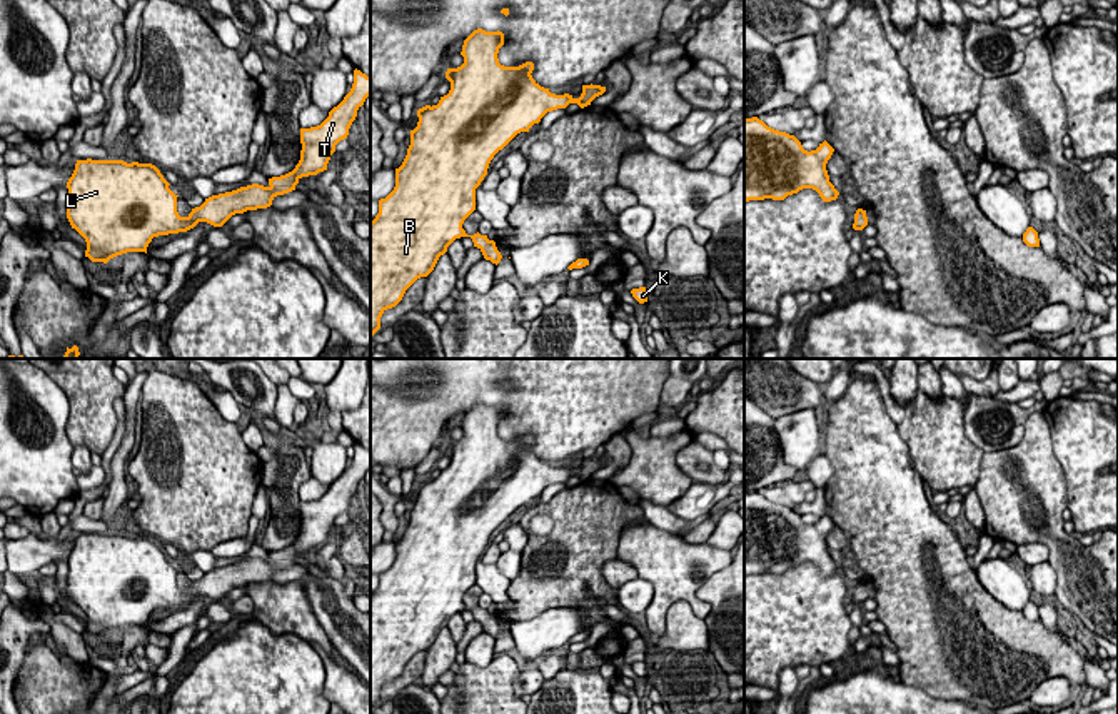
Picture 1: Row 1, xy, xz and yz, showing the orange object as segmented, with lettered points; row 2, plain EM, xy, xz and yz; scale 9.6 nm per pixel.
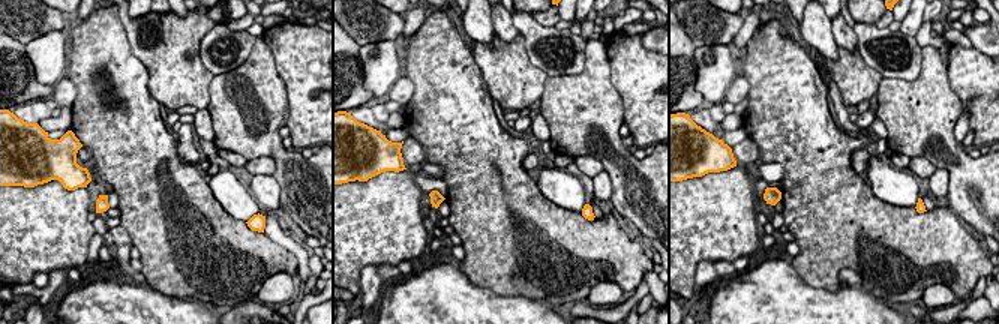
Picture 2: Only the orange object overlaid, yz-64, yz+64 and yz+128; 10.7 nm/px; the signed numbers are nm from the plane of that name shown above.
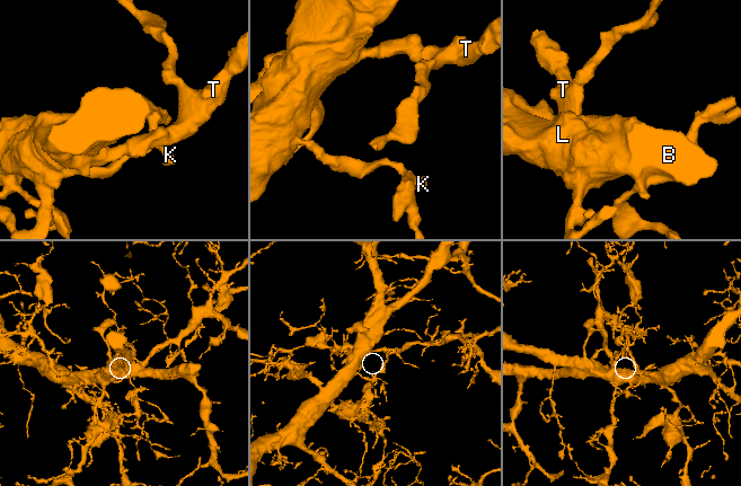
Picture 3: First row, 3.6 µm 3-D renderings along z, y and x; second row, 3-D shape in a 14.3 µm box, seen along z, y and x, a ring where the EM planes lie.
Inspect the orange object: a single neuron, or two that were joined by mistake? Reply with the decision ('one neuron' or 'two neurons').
one neuron

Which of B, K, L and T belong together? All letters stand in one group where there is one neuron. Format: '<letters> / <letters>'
B K L T

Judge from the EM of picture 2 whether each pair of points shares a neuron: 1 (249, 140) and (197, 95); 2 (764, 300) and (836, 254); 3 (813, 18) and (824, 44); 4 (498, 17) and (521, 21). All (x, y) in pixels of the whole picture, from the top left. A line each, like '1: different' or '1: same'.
1: different
2: different
3: same
4: different

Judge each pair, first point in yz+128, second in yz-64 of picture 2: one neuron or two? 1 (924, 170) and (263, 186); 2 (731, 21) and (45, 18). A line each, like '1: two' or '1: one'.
1: two
2: one

